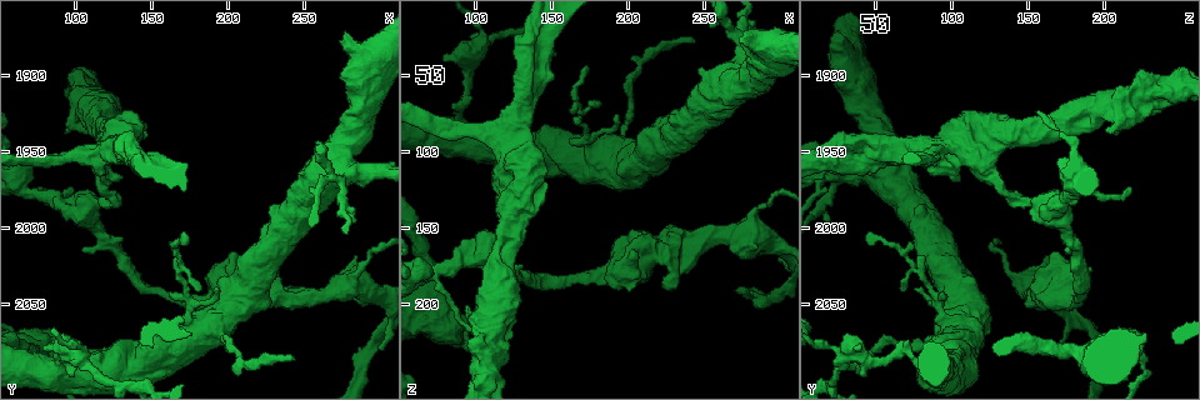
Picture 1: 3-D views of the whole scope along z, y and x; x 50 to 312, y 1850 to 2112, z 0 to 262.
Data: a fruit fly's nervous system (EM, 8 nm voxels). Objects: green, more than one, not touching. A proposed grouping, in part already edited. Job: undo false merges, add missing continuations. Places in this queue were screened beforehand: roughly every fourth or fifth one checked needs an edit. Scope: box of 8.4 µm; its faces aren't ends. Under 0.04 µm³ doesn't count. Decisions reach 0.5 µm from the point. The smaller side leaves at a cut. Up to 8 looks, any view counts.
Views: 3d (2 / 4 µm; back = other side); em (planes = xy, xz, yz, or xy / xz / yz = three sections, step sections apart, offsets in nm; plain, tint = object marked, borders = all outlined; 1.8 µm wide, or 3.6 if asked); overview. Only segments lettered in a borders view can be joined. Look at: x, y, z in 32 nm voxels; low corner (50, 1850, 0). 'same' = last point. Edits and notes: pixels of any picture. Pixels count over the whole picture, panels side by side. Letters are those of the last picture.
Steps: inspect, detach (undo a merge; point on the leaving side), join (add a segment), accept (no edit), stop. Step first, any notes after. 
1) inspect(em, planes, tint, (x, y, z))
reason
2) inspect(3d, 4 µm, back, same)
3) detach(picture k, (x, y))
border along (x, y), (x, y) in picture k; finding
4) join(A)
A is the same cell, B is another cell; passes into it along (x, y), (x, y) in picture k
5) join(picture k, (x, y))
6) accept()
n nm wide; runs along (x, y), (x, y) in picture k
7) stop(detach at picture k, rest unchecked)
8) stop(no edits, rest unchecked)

inspect(em, planes, borders, (276, 1870, 24))
stops while still wide

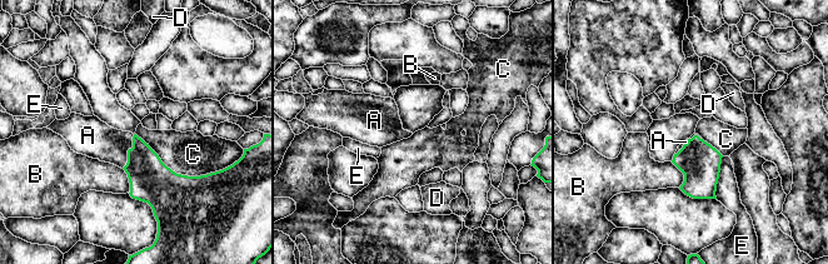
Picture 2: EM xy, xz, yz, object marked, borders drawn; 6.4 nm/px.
join(A)
A is the same cell, B, C, D and E are other cells; passes into it along (151, 182), (128, 152), (93, 138) in picture 2; it goes on there

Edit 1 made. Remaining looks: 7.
inspect(em, planes, borders, (124, 1982, 146))
abrupt turn

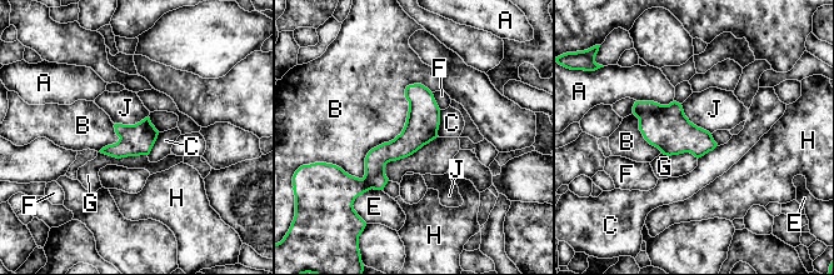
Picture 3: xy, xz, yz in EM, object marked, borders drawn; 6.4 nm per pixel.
detach(picture 3, (329, 193))
A, B, C, E, F, G, H and J are other cells; border along (363, 178), (371, 188) in picture 3; a second cell is stuck on

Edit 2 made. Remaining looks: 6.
inspect(overview)

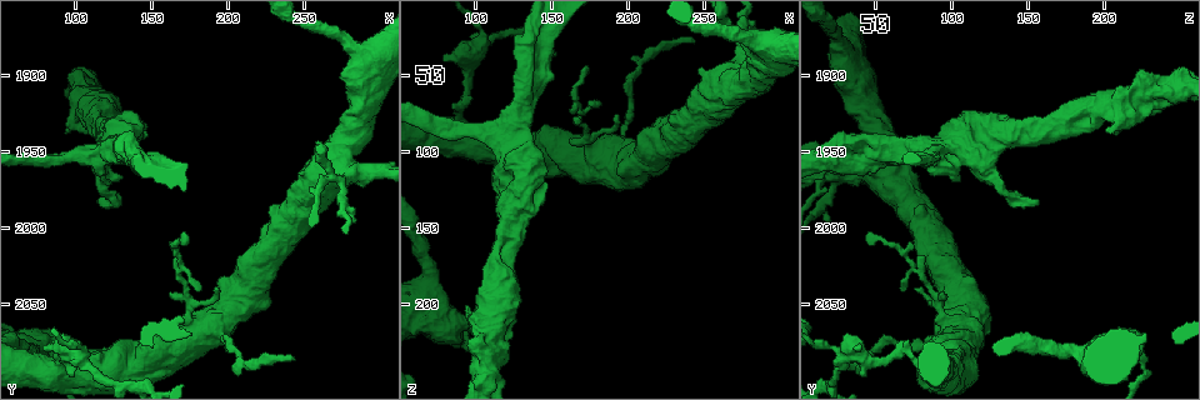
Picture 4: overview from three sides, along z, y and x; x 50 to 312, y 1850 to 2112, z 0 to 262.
inspect(3d, 4 µm, back, (124, 1946, 96))
four arms meet

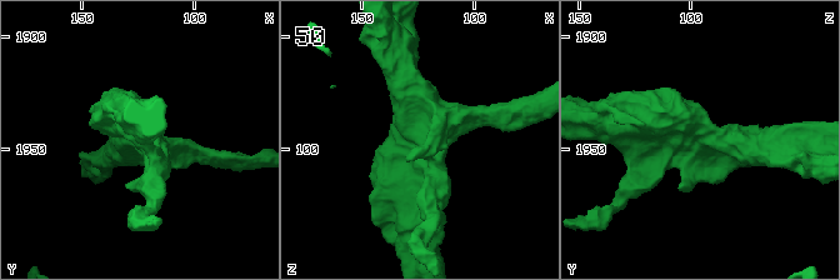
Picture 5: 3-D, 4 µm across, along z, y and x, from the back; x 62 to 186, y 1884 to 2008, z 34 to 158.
inspect(em, 3.6 µm, planes, borders, (125, 1944, 95))

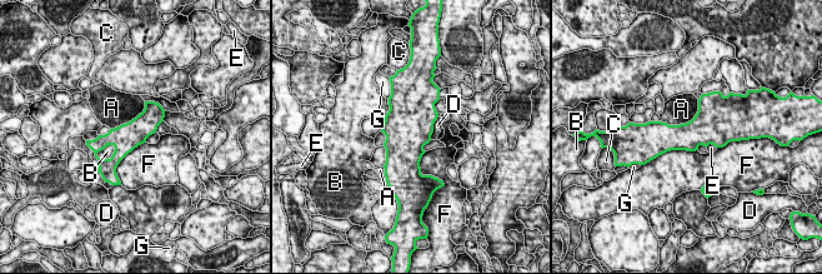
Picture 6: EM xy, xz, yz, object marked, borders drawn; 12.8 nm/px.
accept()
A, B, C, D, E, F and G are other cells; border along (439, 116), (434, 124), (430, 139) in picture 6; all the same cell

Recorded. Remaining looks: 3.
inspect(3d, 2 µm, (272, 1966, 26))

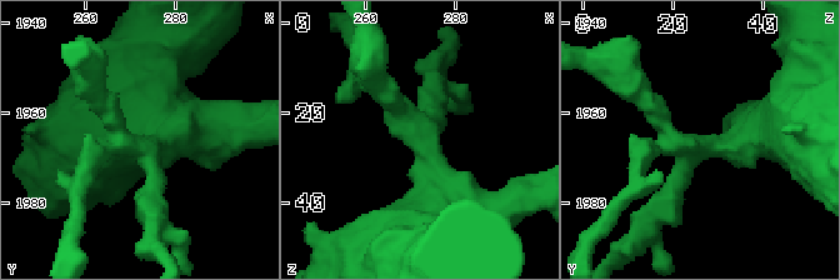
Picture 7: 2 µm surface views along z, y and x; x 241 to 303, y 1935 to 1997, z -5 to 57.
inspect(em, yz, step 8, borders, (272, 1968, 26))
4 arms

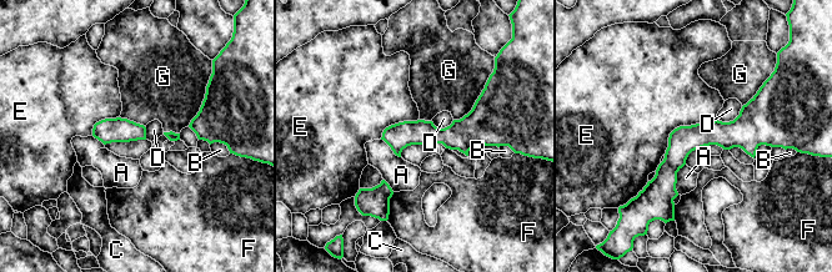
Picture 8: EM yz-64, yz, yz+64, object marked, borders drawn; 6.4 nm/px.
accept()
160 nm wide; A, B, C, D, E, F and G are other cells; runs along (768, 126), (696, 136), (646, 191) in picture 8; one cell here

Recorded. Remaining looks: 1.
stop(join at picture 2, detach at picture 3, rest unchecked)

